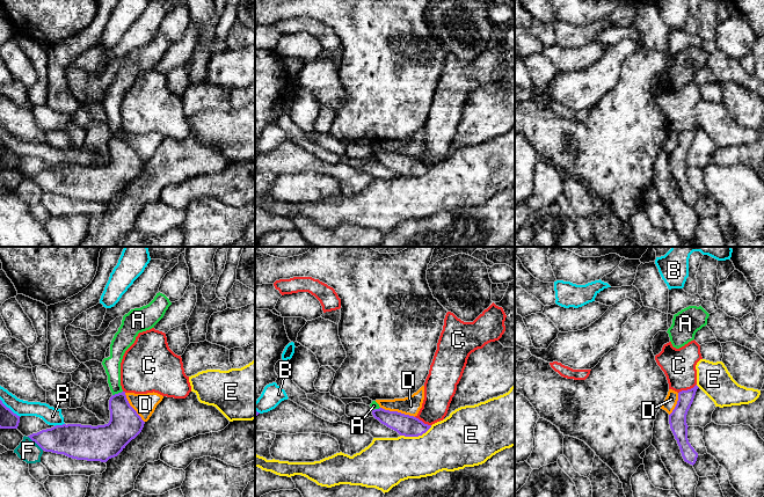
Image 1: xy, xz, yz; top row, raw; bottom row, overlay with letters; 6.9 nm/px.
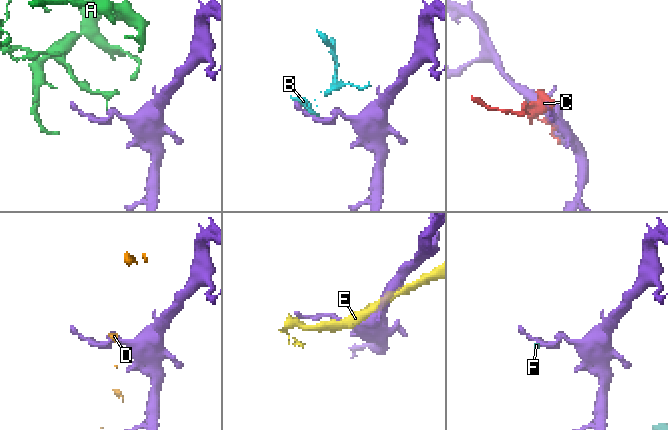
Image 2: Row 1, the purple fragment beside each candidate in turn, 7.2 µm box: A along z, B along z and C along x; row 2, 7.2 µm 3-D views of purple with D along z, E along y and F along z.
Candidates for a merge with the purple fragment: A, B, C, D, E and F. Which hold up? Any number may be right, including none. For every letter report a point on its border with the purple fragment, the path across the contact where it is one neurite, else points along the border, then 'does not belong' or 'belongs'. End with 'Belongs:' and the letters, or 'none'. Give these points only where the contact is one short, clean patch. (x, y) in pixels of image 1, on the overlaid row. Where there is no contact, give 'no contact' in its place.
A: xy (118, 393) | along xy (122, 390), (113, 395) | does not belong
B: xy (59, 425) | does not belong
C: yz (688, 389) | does not belong
D: xz (397, 411) | along xz (380, 407), (414, 417) | does not belong
E: xz (415, 436) | does not belong
F: xy (36, 443) | along xy (28, 436), (43, 450) | does not belong
Belongs: none

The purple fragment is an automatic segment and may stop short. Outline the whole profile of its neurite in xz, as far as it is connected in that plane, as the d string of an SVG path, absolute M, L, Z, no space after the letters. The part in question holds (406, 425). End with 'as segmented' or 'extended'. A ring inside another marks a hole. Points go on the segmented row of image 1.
M383 408L372 410L372 415L381 424L405 437L422 436L431 427L431 425L424 424L414 416L405 415L398 411L385 410Z | as segmented

